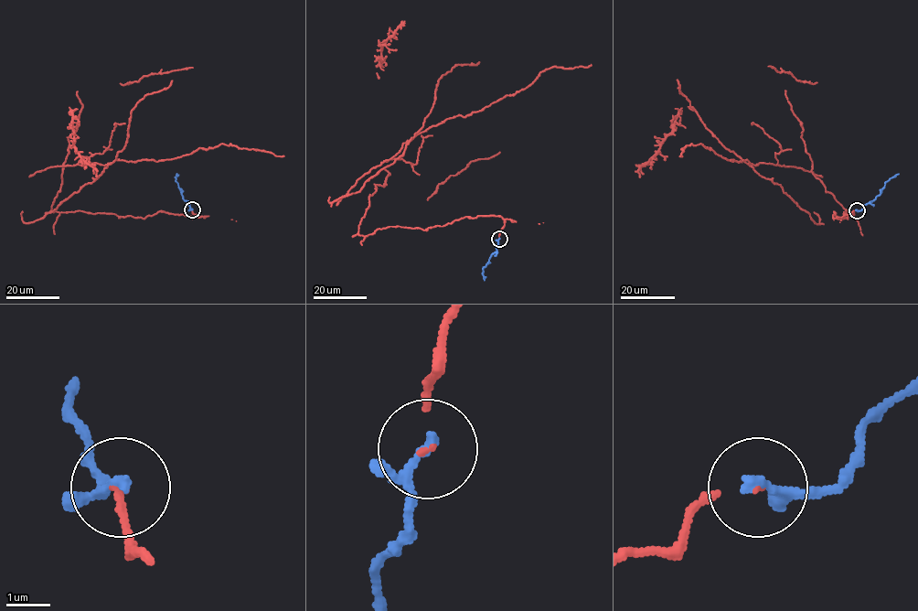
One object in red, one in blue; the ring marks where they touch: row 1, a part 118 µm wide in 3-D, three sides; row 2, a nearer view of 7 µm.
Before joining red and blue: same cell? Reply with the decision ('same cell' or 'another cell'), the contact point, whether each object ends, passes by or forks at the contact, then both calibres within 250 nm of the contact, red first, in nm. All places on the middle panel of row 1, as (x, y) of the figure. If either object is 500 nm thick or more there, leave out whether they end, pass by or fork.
same cell; at (499, 239); red ends there; blue passes by; 70 nm thick on the red side, 180 nm on the other

